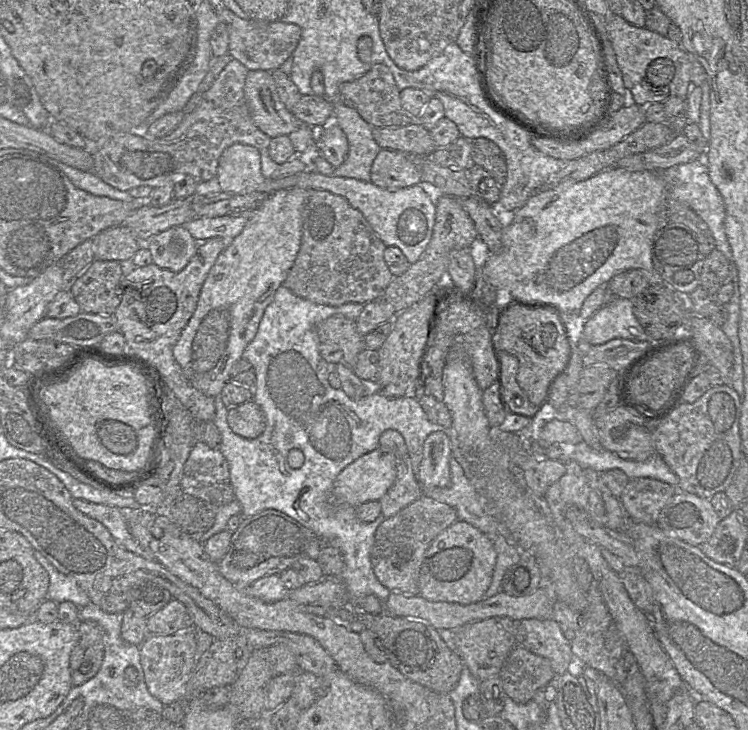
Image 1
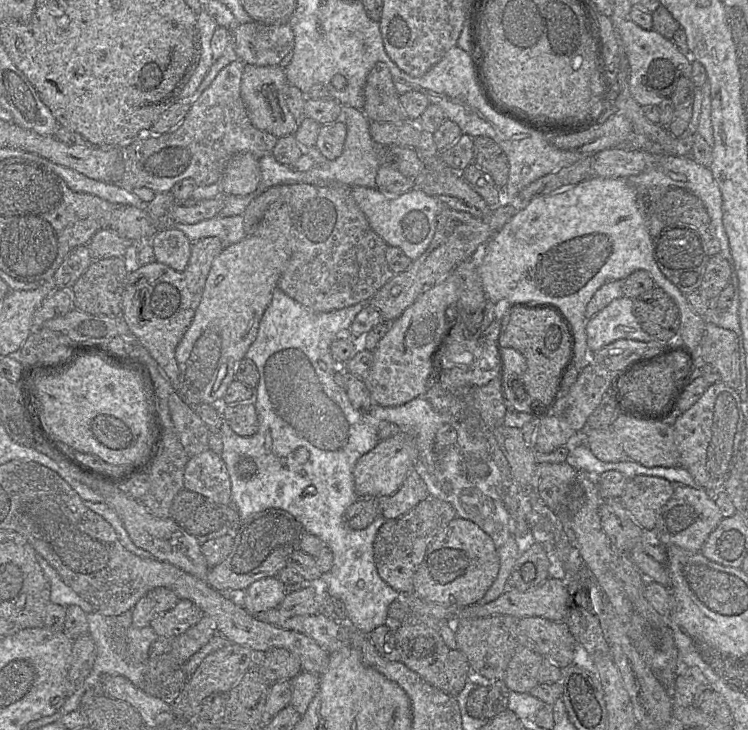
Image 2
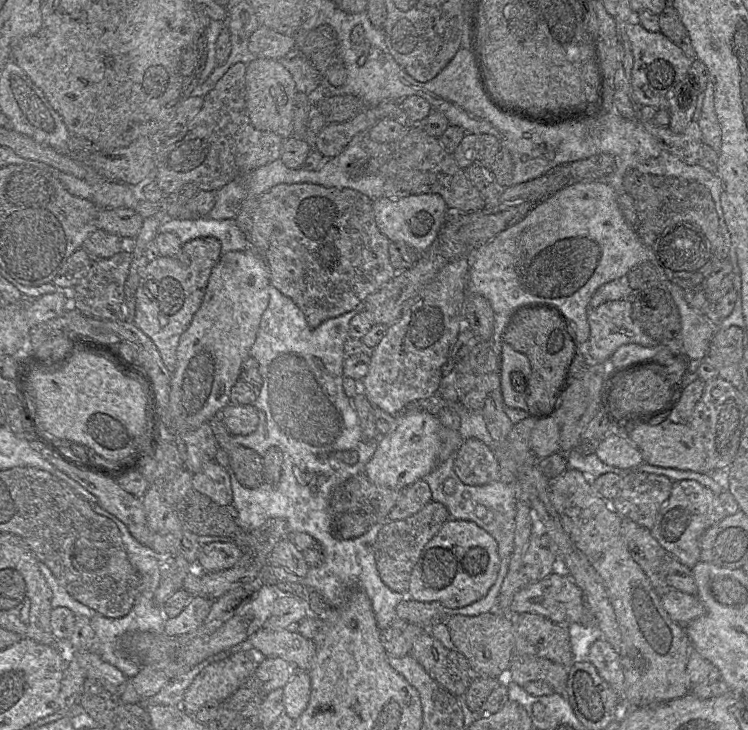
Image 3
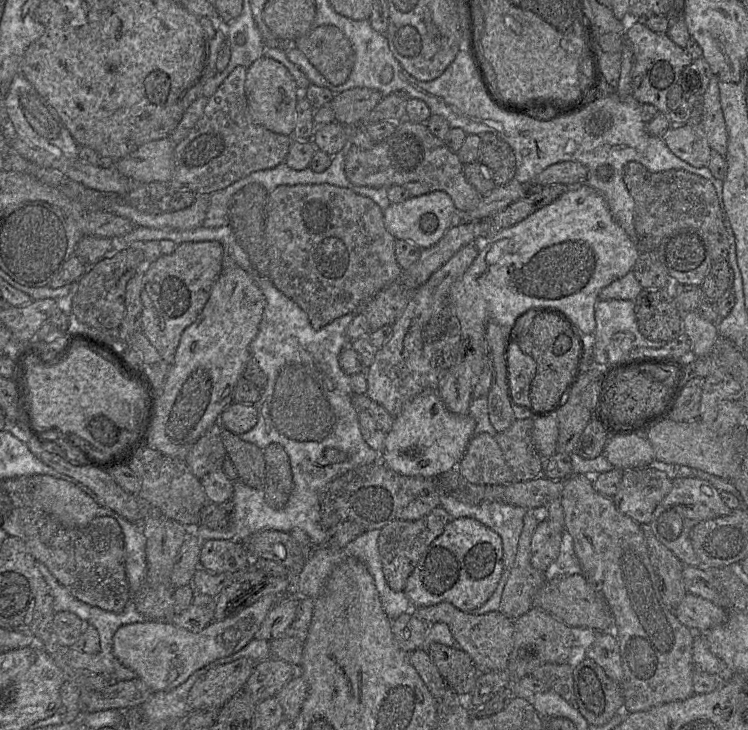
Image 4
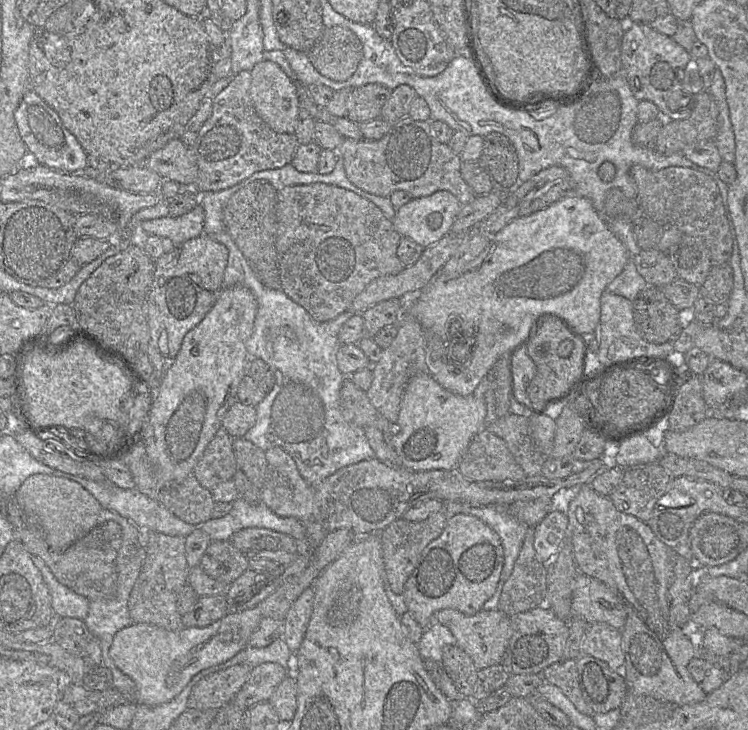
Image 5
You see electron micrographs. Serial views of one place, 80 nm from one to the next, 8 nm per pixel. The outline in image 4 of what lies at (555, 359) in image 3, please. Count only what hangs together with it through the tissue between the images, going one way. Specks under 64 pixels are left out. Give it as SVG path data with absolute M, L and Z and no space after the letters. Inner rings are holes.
M534 309L536 312L527 330L514 338L520 349L536 362L536 373L530 384L533 409L551 408L577 374L580 363L578 336L568 322L552 309Z

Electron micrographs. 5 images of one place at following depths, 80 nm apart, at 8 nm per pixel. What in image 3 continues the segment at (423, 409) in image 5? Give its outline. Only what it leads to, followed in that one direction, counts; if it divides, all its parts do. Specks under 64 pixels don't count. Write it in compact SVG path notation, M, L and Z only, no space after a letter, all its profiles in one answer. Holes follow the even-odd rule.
M409 408L408 410L404 411L402 414L400 415L393 415L393 416L398 416L398 425L397 428L390 434L383 436L383 437L379 437L378 439L378 447L375 451L375 453L373 454L373 456L371 457L371 459L368 461L368 463L365 466L365 470L364 470L364 474L368 477L368 479L379 486L382 487L386 487L392 490L397 490L400 491L403 488L413 484L414 482L423 479L424 476L426 476L427 474L429 474L437 465L437 463L439 461L445 460L448 457L450 457L451 455L453 455L462 445L464 439L461 437L460 433L456 430L452 430L449 429L447 427L445 427L440 420L438 419L437 416L423 410L420 408Z

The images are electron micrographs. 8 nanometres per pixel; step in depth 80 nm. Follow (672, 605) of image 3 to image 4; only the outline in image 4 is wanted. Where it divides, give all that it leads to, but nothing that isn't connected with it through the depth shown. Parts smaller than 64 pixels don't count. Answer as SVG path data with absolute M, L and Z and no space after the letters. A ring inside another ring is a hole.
M691 593L685 595L674 613L683 625L701 632L723 624L728 617L724 608Z

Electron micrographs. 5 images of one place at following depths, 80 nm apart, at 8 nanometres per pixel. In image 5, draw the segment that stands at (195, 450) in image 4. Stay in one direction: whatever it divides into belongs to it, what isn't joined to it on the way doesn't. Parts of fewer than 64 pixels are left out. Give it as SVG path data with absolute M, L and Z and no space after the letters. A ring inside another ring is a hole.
M220 427L195 465L192 475L206 489L232 480L238 470L232 447L232 437Z

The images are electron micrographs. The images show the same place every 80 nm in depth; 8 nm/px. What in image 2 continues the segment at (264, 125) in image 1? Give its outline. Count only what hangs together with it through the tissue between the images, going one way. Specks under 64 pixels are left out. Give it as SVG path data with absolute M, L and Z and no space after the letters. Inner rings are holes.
M246 64L241 80L241 96L252 125L277 138L294 134L299 121L290 112L286 103L288 80L280 66L256 66Z

